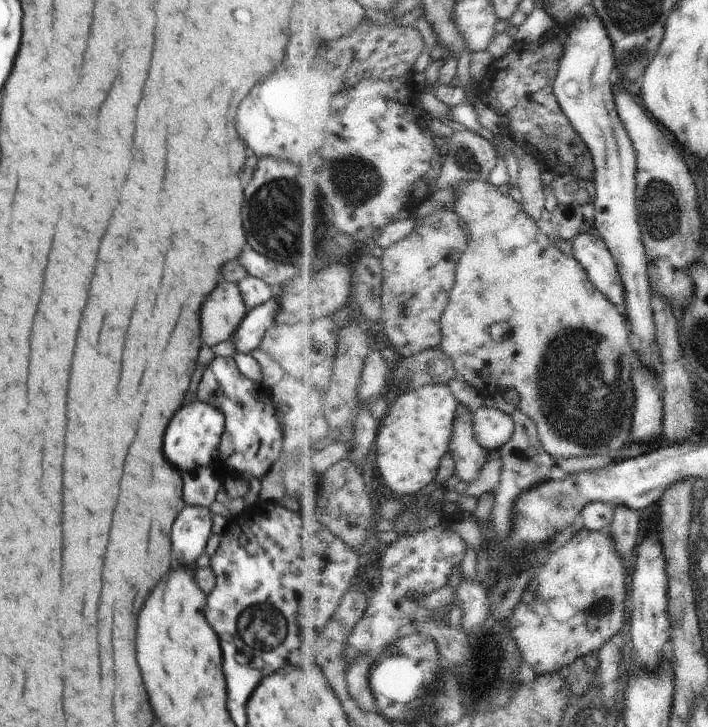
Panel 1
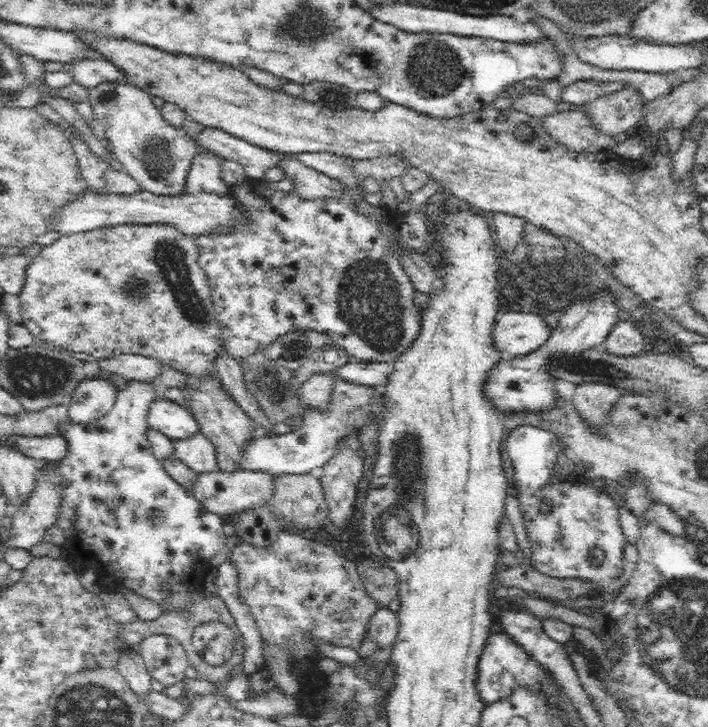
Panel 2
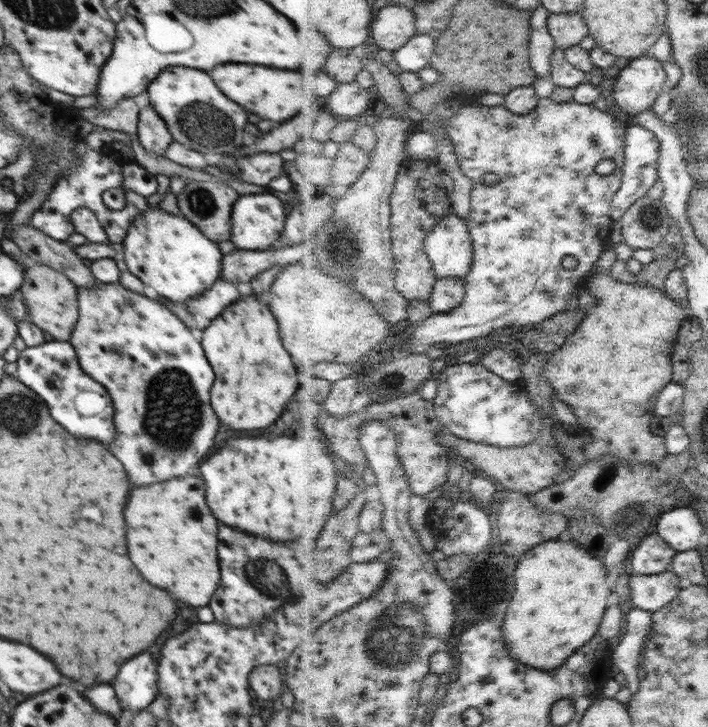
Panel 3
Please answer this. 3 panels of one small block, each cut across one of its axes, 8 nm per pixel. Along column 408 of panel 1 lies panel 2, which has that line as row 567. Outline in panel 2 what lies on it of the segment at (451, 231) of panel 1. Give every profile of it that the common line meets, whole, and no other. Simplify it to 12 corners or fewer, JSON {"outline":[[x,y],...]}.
{"outline":[[282,529],[231,559],[265,642],[358,648],[380,604],[353,561]]}

